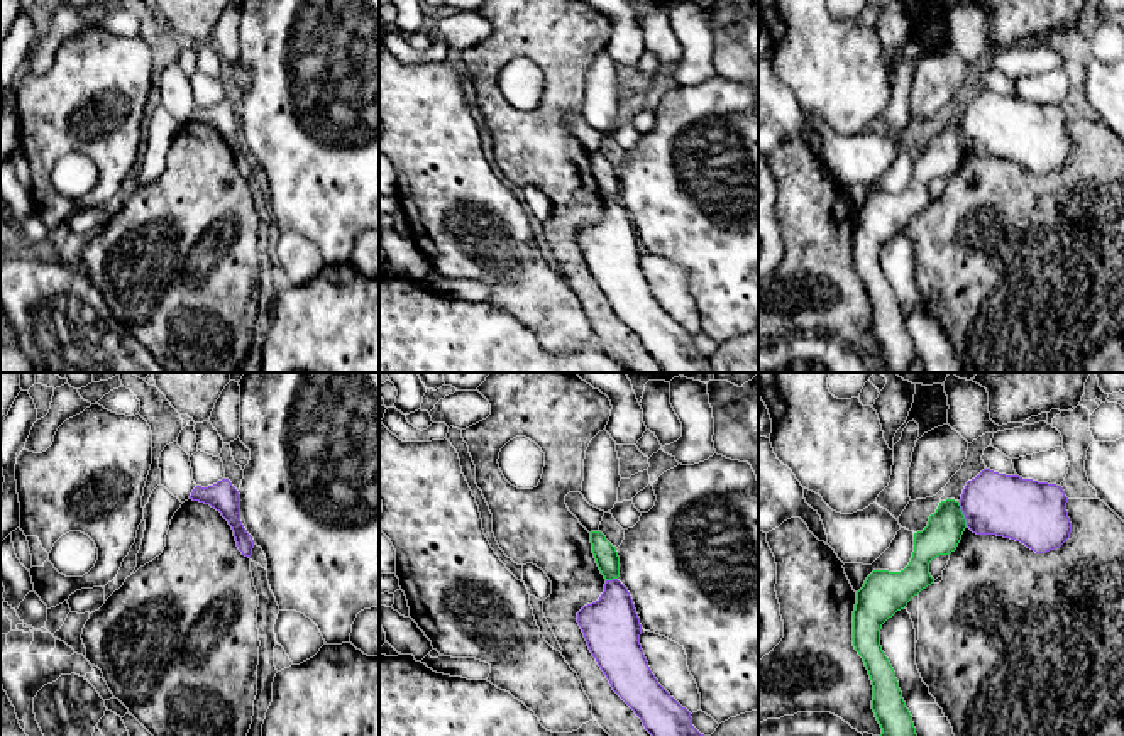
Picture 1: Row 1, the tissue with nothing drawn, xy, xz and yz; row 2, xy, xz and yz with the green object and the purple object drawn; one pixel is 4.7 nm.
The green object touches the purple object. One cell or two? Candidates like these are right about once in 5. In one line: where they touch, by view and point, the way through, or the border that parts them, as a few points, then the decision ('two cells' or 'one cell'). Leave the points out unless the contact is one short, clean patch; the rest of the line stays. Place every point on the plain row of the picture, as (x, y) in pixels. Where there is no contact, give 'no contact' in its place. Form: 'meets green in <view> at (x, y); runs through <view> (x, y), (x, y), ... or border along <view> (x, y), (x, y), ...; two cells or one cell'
meets green in yz at (964, 136); border along yz (958, 124), (967, 146); two cells

